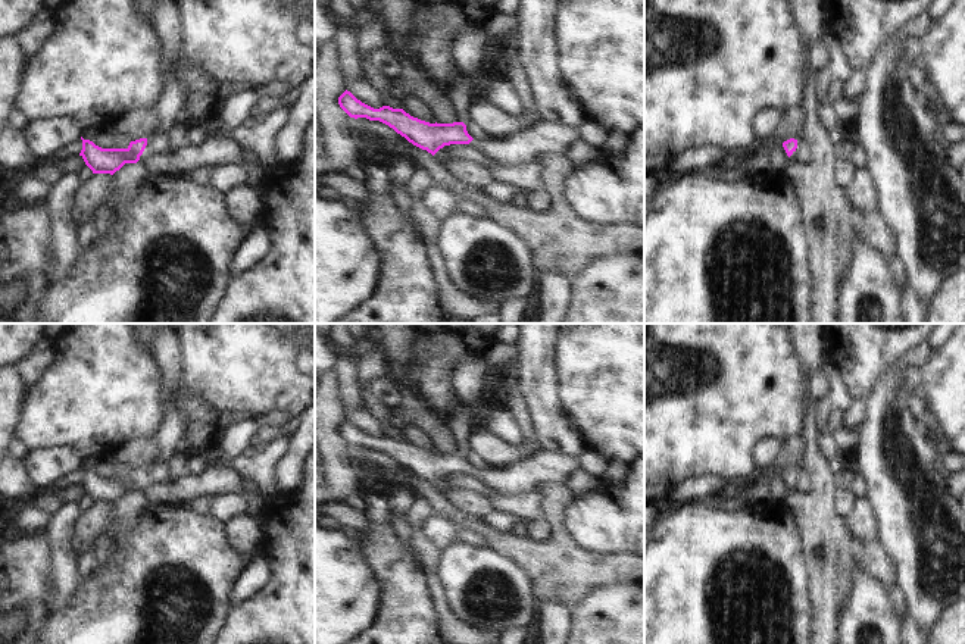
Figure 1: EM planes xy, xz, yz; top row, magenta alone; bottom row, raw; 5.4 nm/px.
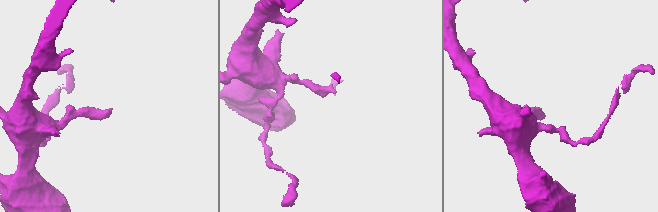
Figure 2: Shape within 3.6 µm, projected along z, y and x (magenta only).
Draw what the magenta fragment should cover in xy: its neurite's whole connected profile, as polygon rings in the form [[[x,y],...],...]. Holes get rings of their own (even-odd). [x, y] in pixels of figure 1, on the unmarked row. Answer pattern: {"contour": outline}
{"contour": [[[243,421],[228,428],[218,443],[212,447],[218,454],[215,463],[207,463],[199,475],[168,478],[152,482],[147,476],[147,468],[131,471],[127,478],[102,478],[90,469],[82,469],[79,485],[93,503],[113,504],[125,493],[140,493],[150,506],[163,503],[168,506],[188,506],[196,497],[222,497],[237,494],[256,509],[260,498],[252,493],[246,481],[234,472],[231,460],[243,454],[256,434],[254,421]]]}

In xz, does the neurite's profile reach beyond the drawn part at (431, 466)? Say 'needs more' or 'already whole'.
needs more

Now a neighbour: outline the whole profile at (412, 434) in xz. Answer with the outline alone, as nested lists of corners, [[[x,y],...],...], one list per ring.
[[[413,423],[405,425],[405,428],[402,429],[402,437],[406,443],[409,443],[413,447],[418,447],[430,453],[435,453],[435,447],[432,446],[428,435]]]

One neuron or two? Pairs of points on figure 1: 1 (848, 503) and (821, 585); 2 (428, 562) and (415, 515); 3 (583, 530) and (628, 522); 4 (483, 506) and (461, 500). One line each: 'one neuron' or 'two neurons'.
1: two neurons
2: one neuron
3: one neuron
4: one neuron

